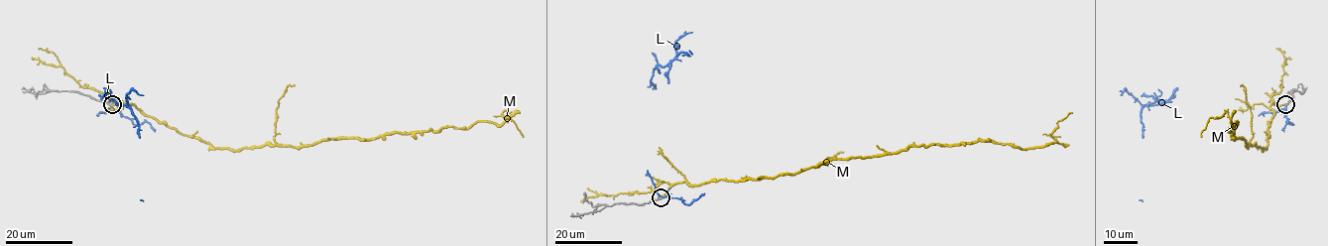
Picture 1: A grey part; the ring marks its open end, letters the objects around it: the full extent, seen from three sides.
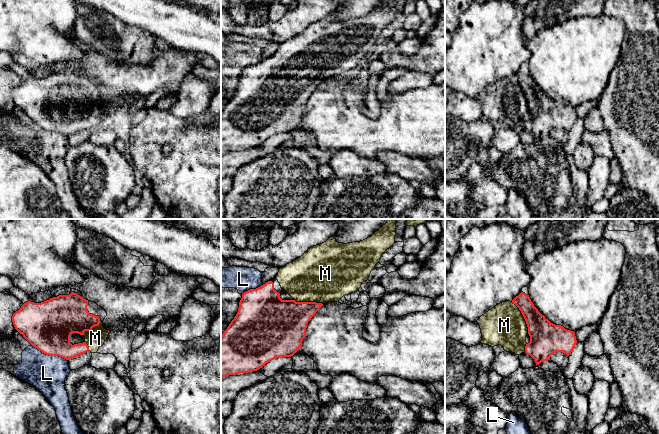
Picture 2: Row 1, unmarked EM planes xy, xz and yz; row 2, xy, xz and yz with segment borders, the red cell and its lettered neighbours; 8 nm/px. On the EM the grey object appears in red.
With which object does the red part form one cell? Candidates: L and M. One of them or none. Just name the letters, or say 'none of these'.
M

